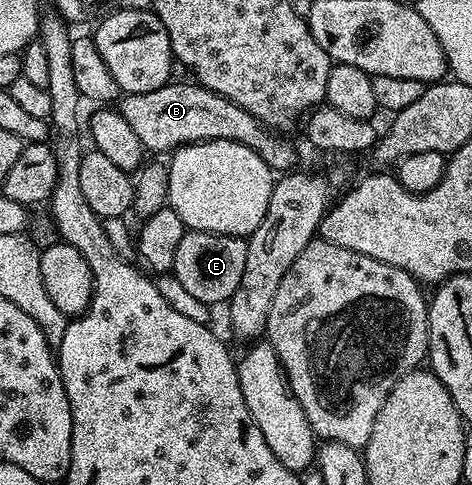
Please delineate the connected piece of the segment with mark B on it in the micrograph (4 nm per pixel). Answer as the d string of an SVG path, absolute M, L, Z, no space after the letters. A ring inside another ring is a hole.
M170 83L155 91L124 94L119 101L119 110L123 119L127 119L128 126L135 131L143 149L150 154L169 155L182 145L203 141L234 141L243 147L251 147L251 151L255 151L255 155L259 155L271 170L289 171L296 166L293 164L297 161L297 149L285 138L288 136L278 135L268 125L255 119L255 115L231 103L231 99L223 99L223 95L196 83Z

